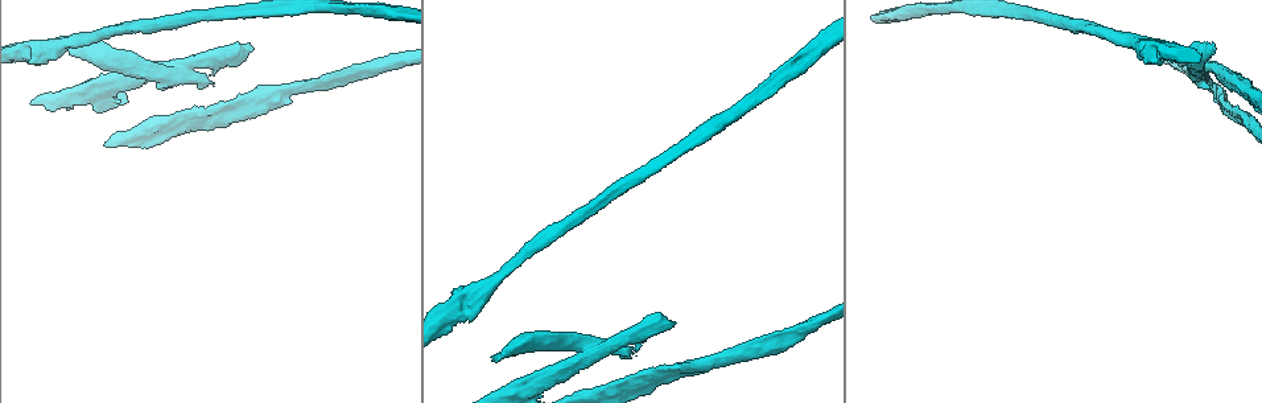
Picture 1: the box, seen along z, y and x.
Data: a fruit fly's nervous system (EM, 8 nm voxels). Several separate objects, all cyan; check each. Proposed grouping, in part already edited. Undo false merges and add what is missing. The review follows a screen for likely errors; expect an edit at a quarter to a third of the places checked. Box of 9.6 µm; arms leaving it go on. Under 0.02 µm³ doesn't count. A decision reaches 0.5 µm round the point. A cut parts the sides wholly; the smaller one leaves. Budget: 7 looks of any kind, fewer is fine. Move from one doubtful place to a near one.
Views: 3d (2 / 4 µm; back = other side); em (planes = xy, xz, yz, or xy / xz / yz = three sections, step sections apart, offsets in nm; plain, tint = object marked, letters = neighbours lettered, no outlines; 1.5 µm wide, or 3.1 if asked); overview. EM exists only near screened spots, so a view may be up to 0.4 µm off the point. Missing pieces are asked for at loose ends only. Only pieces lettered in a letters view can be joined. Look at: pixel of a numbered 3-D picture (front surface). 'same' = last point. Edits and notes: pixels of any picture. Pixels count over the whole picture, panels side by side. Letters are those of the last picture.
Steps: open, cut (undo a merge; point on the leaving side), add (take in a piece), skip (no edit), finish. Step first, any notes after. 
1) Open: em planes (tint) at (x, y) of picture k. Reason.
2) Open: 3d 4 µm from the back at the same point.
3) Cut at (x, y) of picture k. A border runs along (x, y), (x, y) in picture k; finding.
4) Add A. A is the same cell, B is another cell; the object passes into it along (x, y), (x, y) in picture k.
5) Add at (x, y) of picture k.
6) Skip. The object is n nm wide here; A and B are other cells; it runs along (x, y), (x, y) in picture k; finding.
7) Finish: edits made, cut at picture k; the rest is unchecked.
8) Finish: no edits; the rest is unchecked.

Open: 3d 4 µm at (69, 53) of picture 1. Free end.

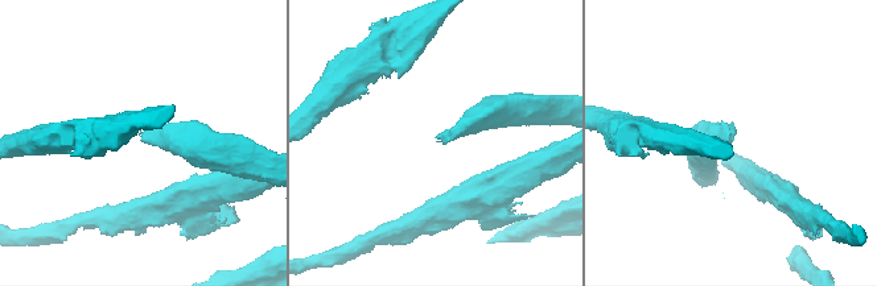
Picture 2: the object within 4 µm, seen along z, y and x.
Open: em planes (letters) at (730, 136) of picture 2. Now the EM.

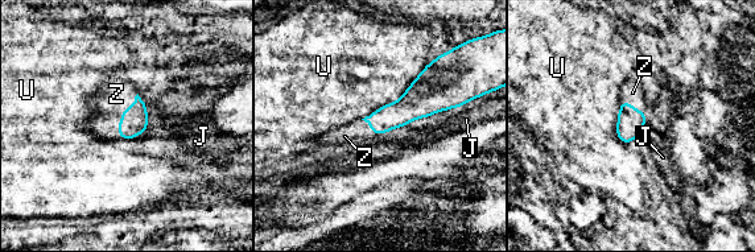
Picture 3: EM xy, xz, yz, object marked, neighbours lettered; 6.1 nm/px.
Add Z. Z is the same cell, J and U are other cells; the object passes into it along (133, 119), (122, 115), (116, 94) in picture 3; it goes on there.

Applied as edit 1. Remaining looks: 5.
Open: overview. See it whole again.

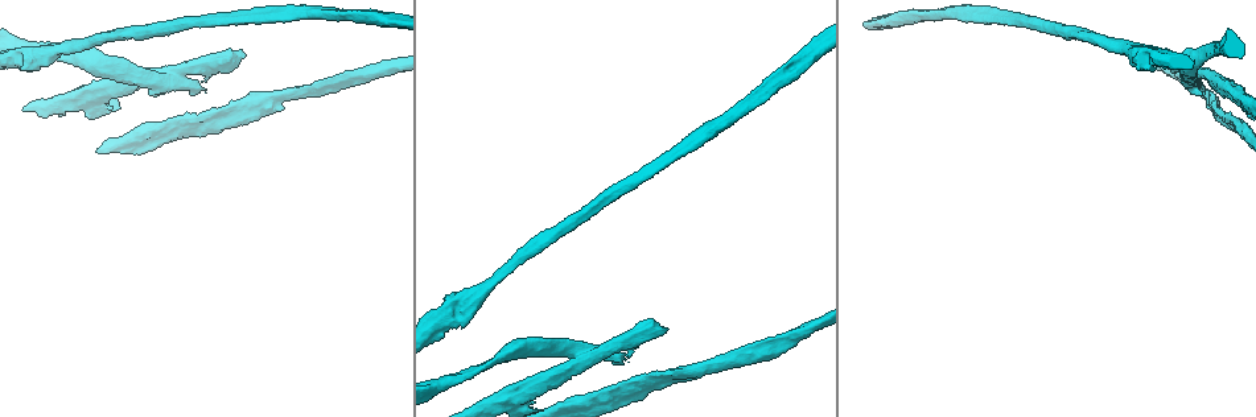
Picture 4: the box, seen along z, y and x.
Open: 3d 2 µm at (215, 131) of picture 4. Branch stops here.

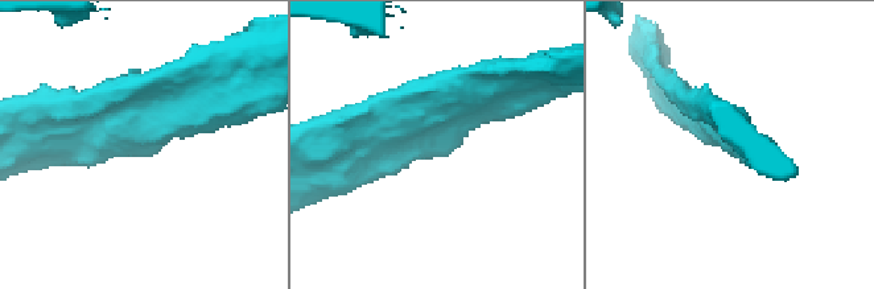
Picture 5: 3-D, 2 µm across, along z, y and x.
Open: em planes (letters) at (427, 154) of picture 5. Need the tissue.

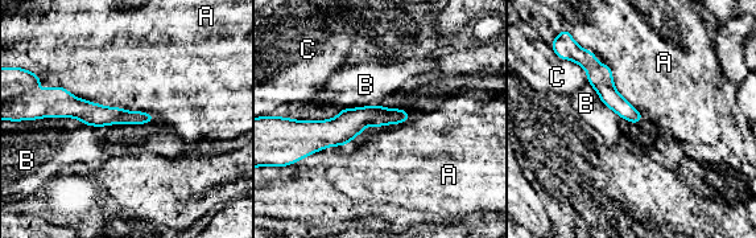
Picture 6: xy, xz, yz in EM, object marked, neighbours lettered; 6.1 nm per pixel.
Cut at (599, 77) of picture 6. A, B and C are other cells; the part that leaves runs along (405, 115), (301, 128) in picture 6; a second neuron is stuck on.

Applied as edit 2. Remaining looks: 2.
Finish: edits made, add at picture 3, cut at picture 6; the rest is unchecked.

